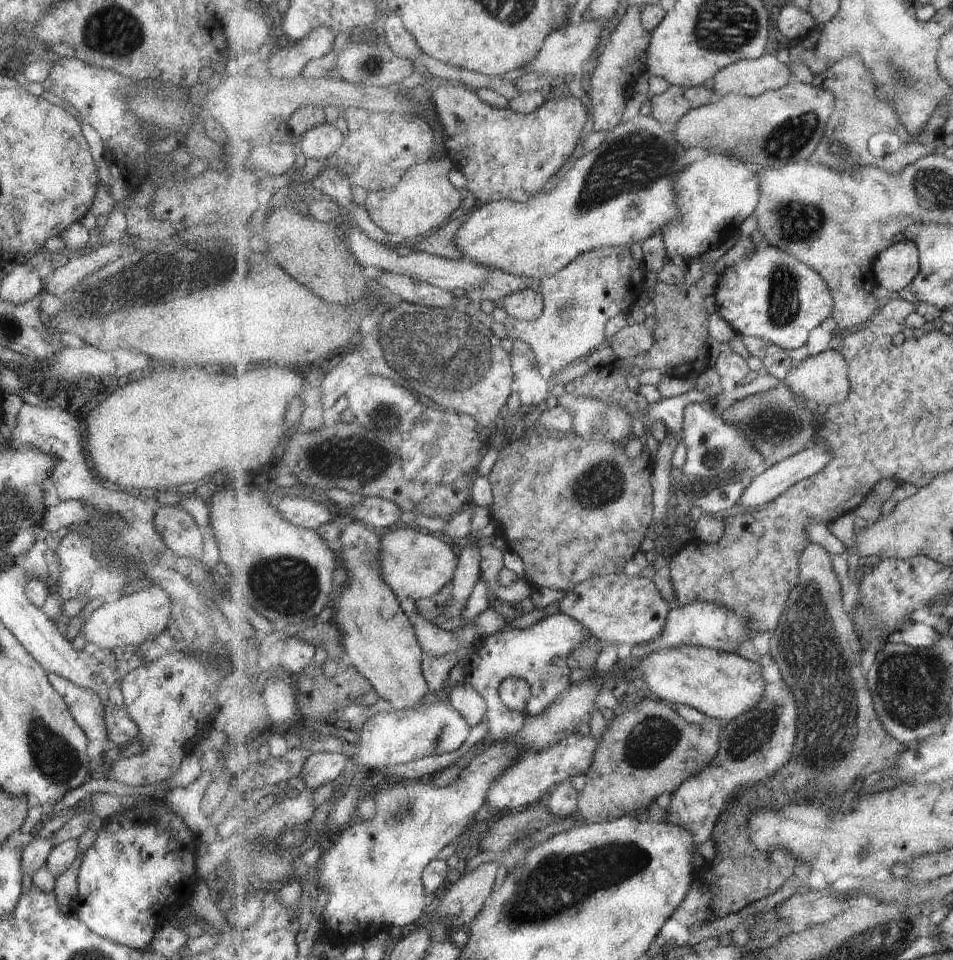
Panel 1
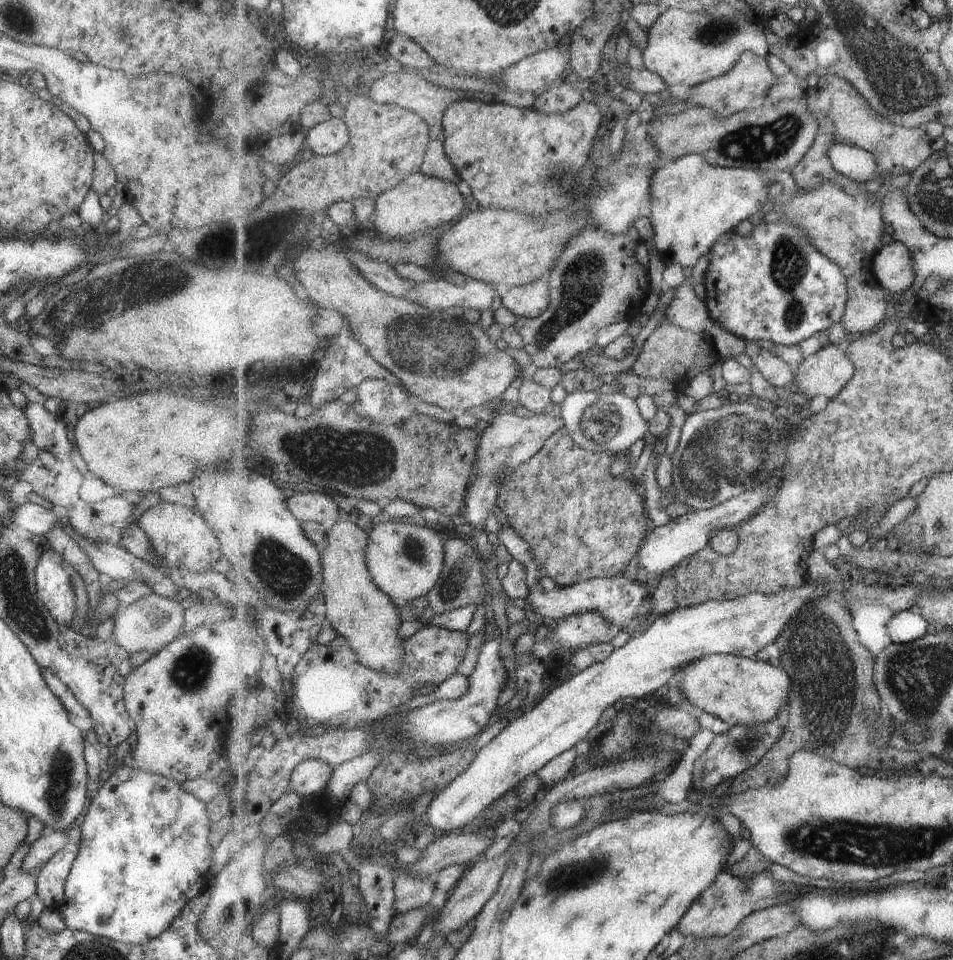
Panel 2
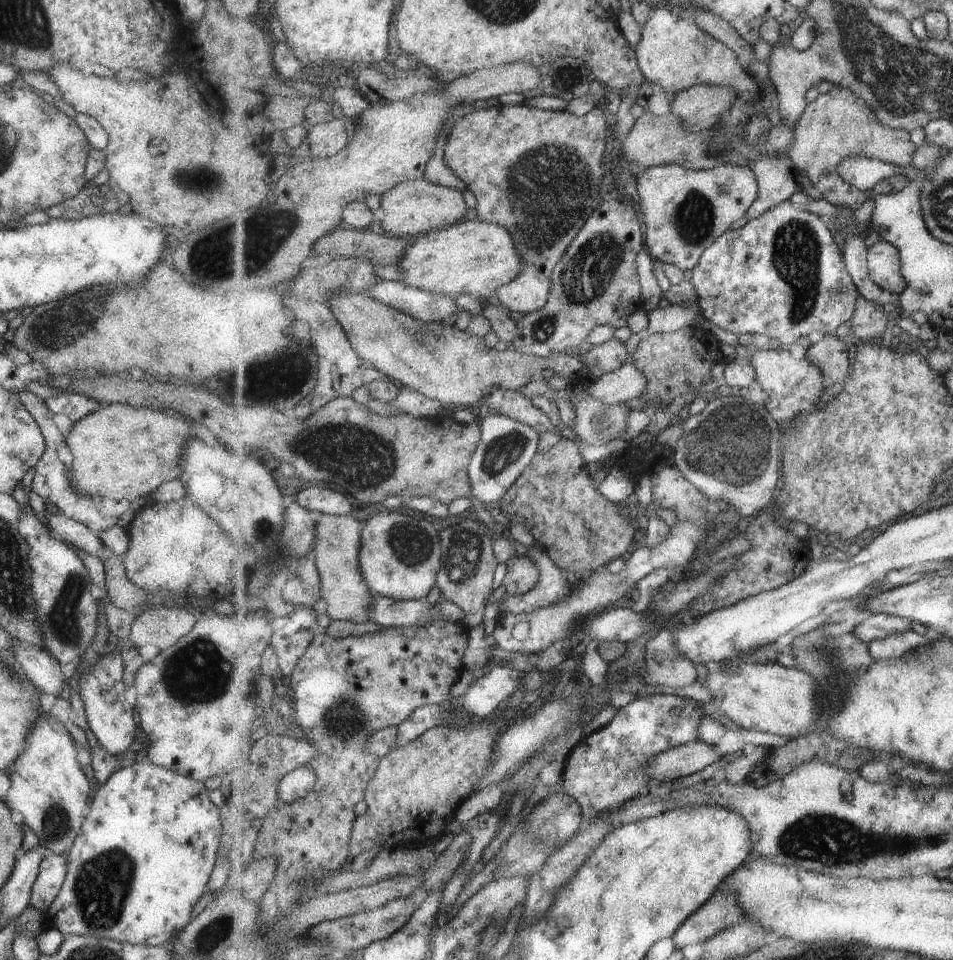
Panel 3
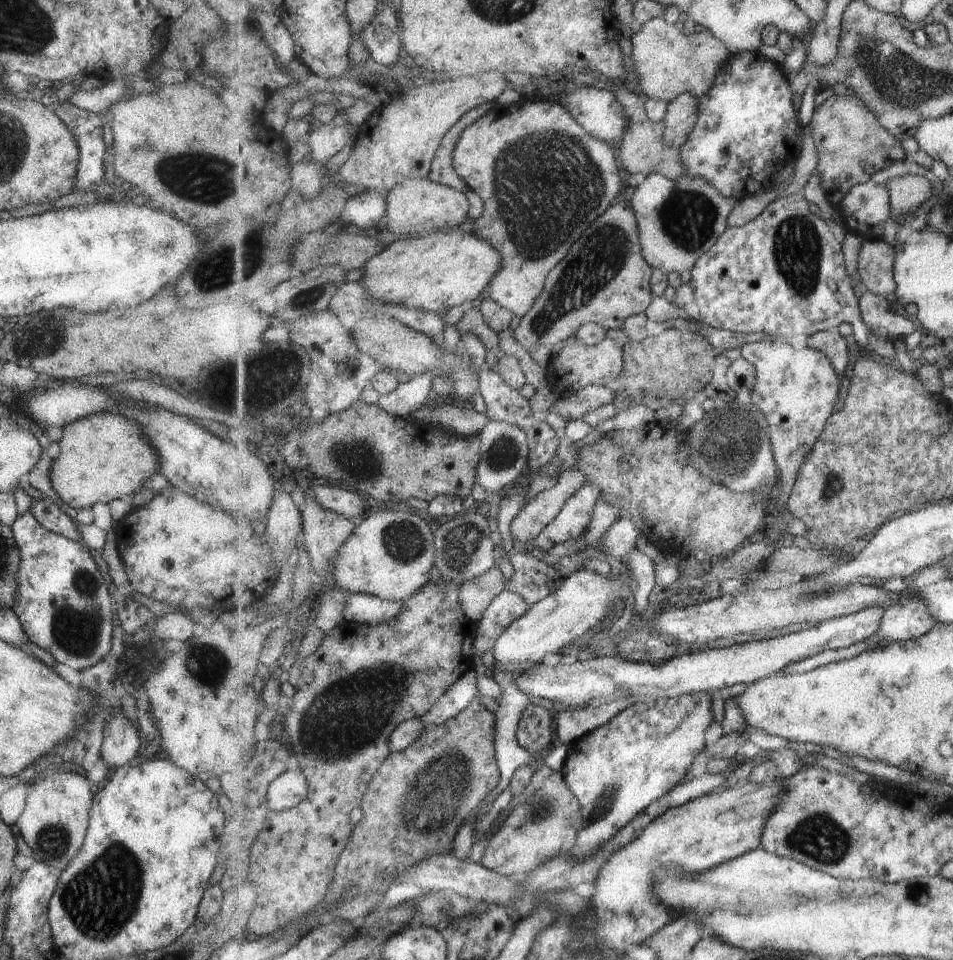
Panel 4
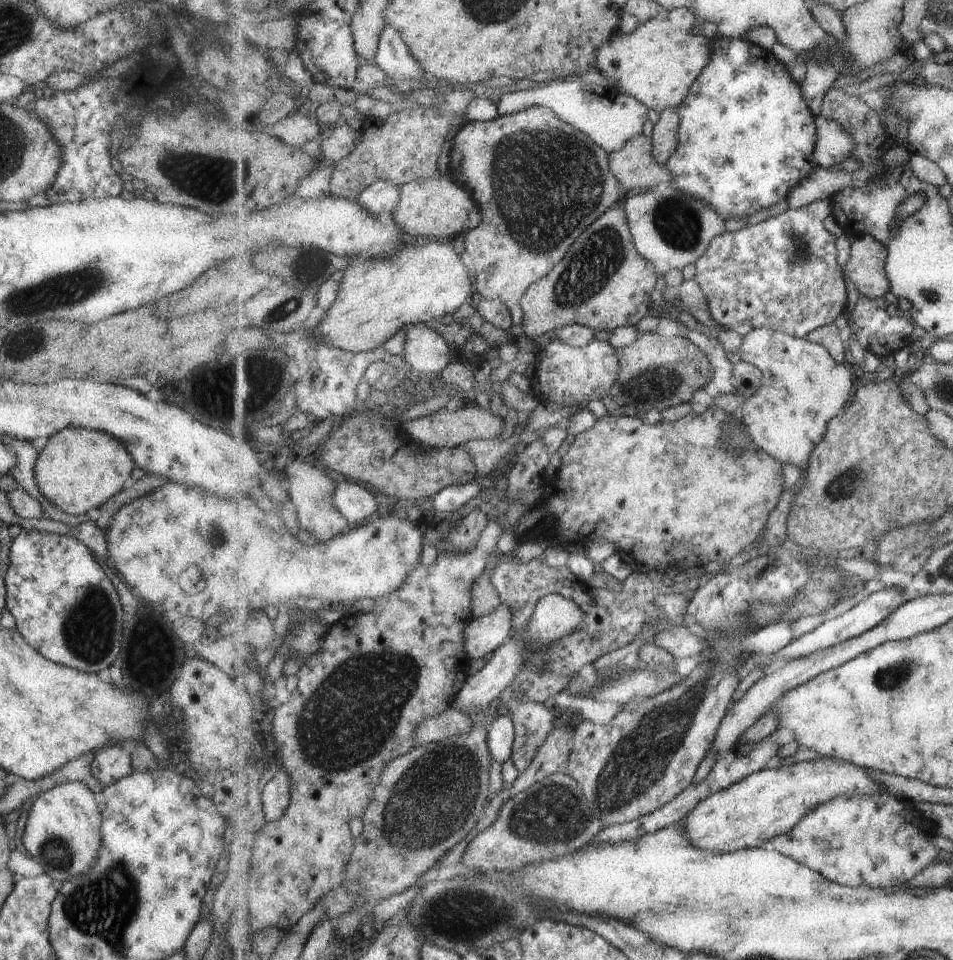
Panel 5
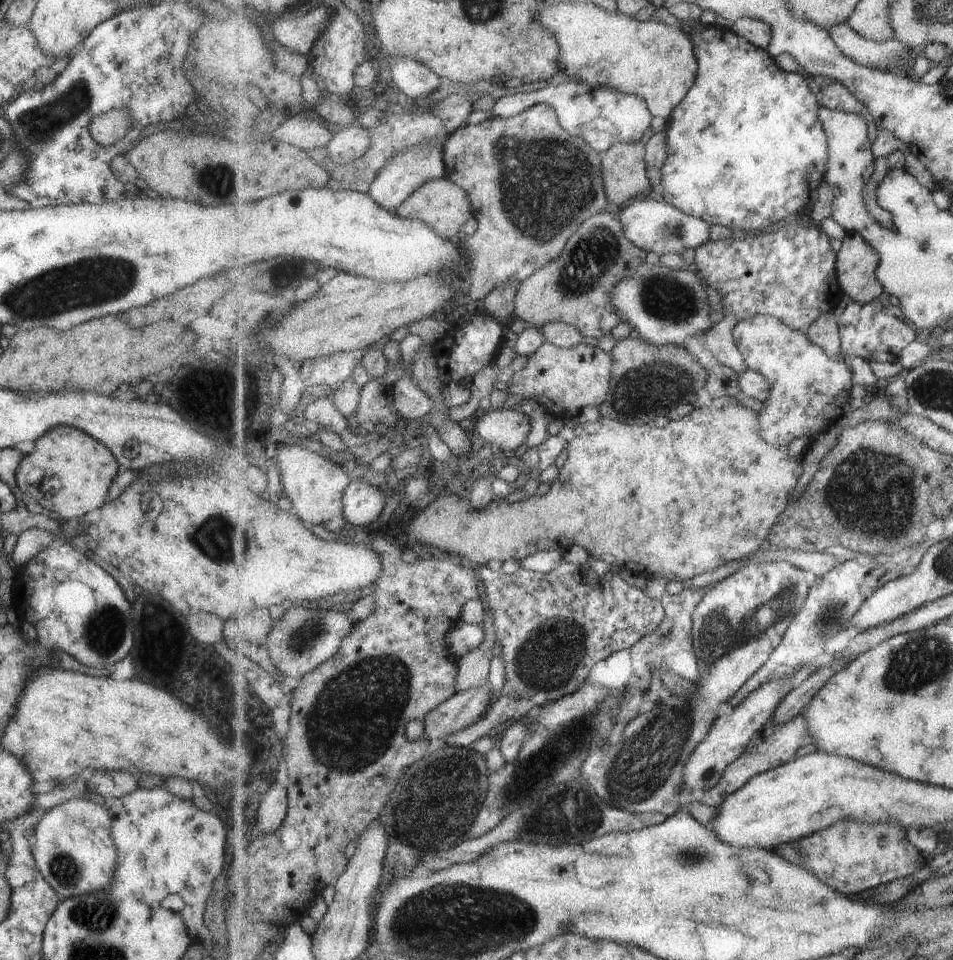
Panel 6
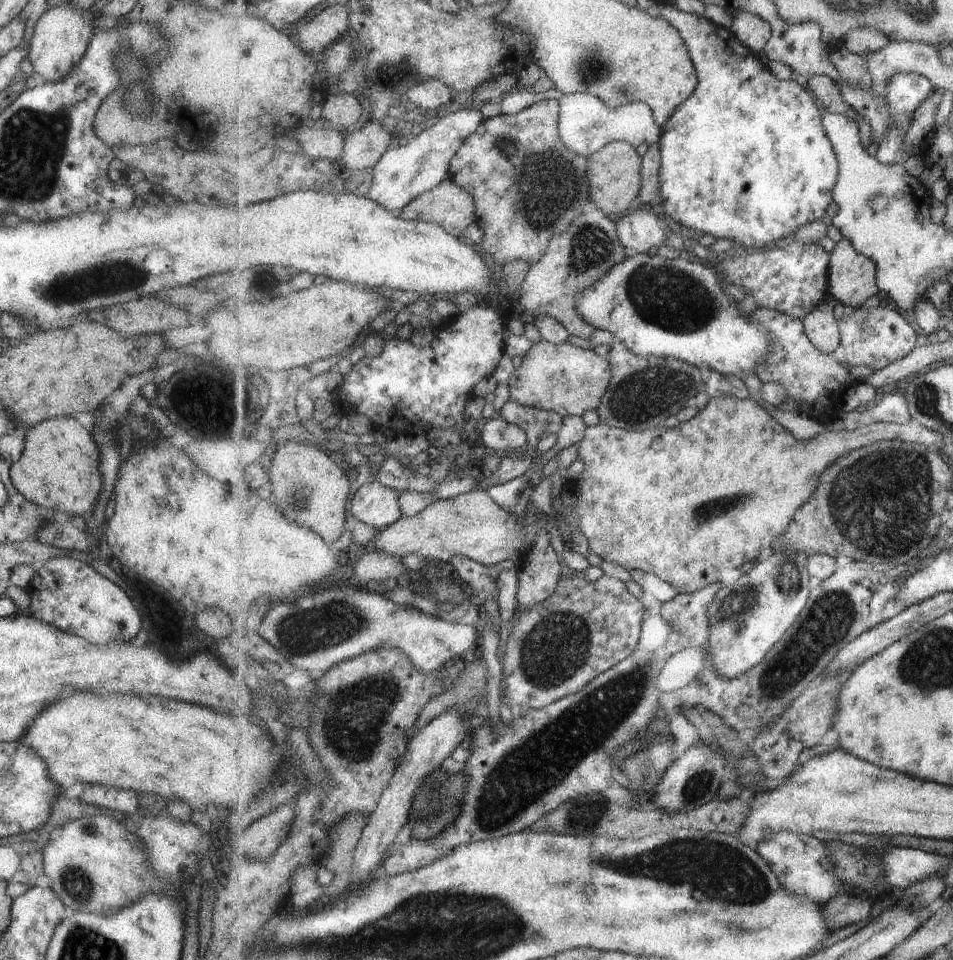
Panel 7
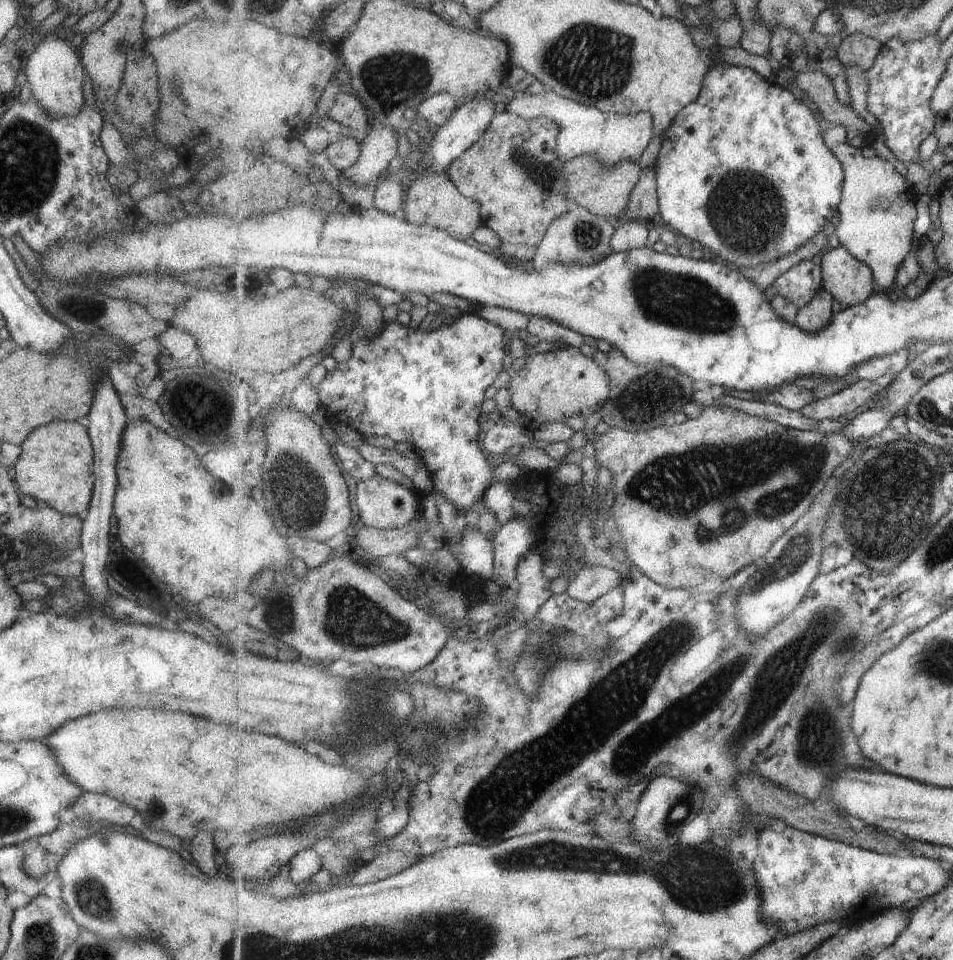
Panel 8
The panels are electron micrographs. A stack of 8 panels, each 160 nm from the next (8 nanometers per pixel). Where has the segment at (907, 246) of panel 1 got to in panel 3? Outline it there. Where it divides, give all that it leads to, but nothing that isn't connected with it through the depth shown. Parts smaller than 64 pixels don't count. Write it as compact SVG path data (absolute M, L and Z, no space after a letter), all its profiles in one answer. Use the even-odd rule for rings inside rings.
M879 241L868 249L868 267L873 282L886 291L900 295L906 288L900 250L889 241Z

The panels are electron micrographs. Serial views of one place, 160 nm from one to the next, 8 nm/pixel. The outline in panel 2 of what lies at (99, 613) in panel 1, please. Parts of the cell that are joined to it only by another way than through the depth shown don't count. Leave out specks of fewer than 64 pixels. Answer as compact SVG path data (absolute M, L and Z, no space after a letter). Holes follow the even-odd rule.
M155 593L143 596L128 605L123 605L114 616L113 637L116 644L128 653L141 650L156 653L168 642L179 636L183 624L183 608L166 597L161 597Z

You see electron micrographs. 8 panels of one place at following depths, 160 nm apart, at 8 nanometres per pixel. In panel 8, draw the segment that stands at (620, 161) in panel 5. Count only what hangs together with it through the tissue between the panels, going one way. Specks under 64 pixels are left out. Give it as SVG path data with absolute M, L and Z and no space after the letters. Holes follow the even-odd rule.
M590 155L570 160L564 170L564 177L568 182L568 198L572 204L586 208L603 218L626 215L633 189L636 188L642 174L643 169L639 163L627 160L613 167Z

